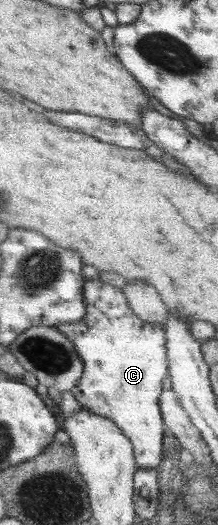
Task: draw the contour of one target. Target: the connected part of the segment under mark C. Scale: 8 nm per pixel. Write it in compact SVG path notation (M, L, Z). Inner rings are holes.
M98 276L97 279L85 279L85 302L87 302L87 313L85 317L80 322L77 323L67 323L65 325L59 325L57 330L63 332L77 348L79 356L83 358L85 362L85 371L83 371L83 377L79 381L79 385L72 389L72 393L76 396L78 401L81 403L81 406L85 410L91 410L93 414L100 414L103 417L108 417L110 421L116 423L117 426L123 431L123 434L126 437L129 437L129 440L133 443L136 453L136 463L139 469L157 469L163 461L163 439L165 439L165 421L162 415L160 398L163 394L163 379L170 375L169 367L169 358L168 358L168 333L166 332L165 323L152 323L145 321L135 313L132 305L129 303L128 297L125 295L124 289L121 289L115 285L109 285L108 282L105 282L100 279Z

